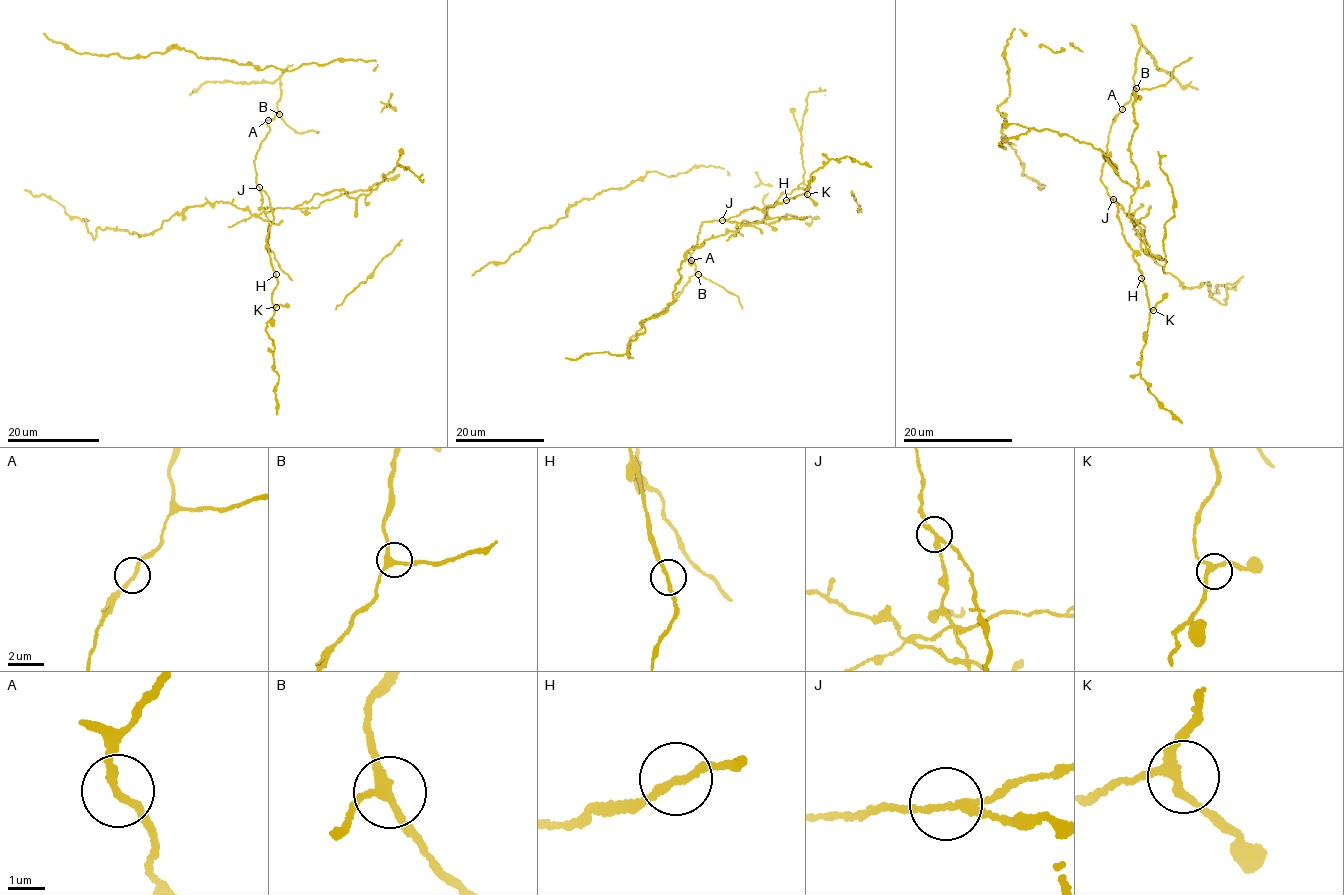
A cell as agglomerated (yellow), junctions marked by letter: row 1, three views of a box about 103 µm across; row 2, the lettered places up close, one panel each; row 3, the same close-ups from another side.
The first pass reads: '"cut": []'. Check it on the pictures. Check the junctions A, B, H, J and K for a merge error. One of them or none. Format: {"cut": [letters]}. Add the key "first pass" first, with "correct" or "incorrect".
{"first pass": "incorrect", "cut": ["J"]}

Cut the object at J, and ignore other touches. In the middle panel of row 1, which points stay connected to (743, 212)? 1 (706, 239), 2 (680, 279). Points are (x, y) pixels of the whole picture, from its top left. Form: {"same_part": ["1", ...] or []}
{"same_part": []}

